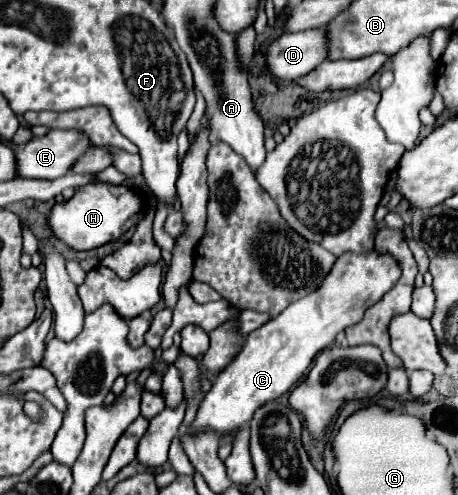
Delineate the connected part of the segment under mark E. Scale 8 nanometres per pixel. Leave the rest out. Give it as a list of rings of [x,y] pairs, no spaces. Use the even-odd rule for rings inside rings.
[[[50,129],[44,137],[34,137],[24,147],[16,149],[18,159],[18,175],[32,179],[56,179],[66,175],[76,161],[92,147],[90,139],[82,135],[82,131],[66,131],[66,129]]]

